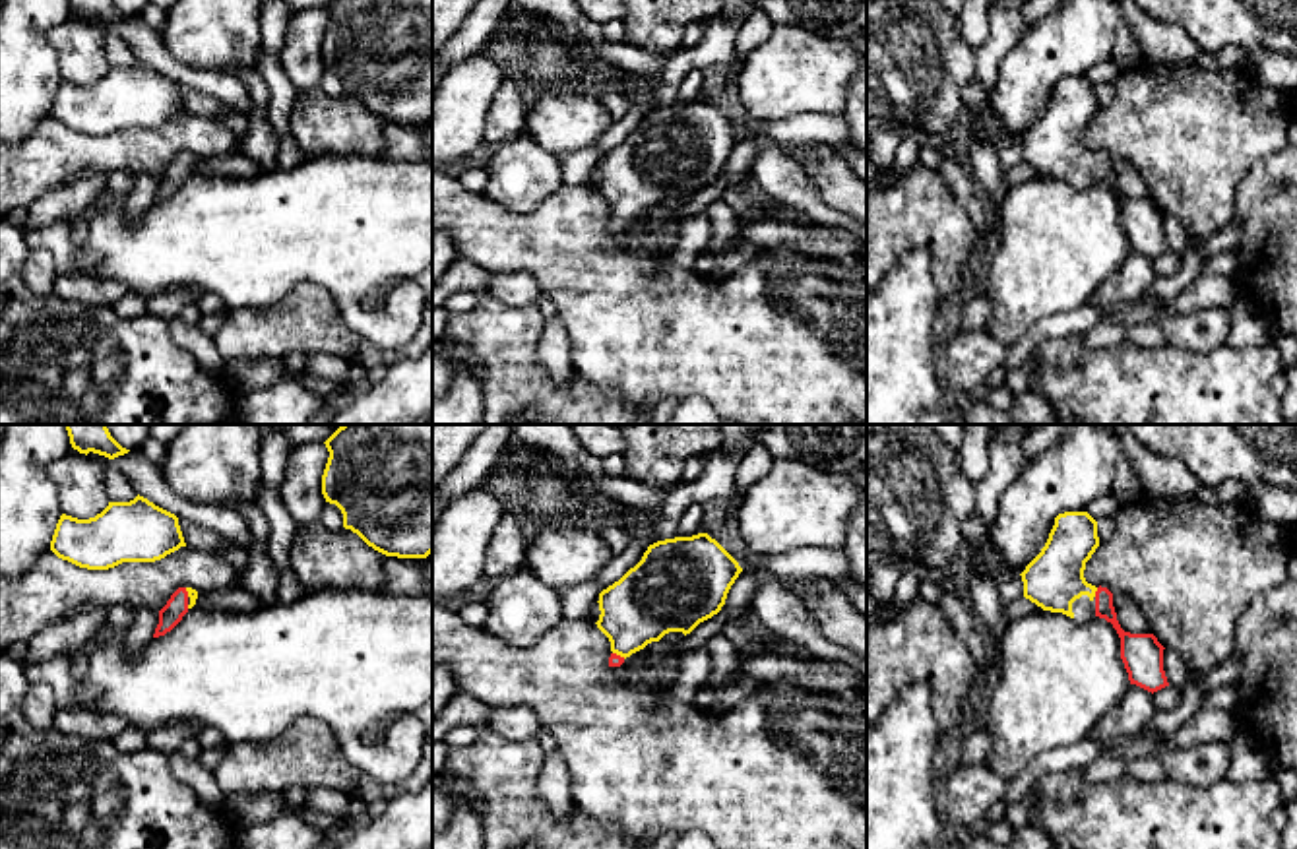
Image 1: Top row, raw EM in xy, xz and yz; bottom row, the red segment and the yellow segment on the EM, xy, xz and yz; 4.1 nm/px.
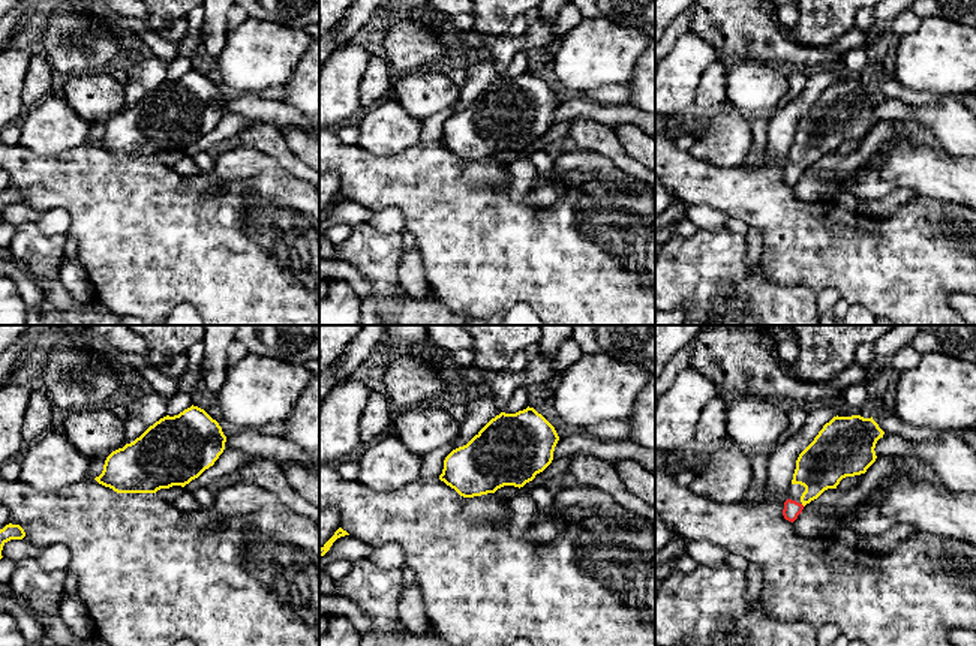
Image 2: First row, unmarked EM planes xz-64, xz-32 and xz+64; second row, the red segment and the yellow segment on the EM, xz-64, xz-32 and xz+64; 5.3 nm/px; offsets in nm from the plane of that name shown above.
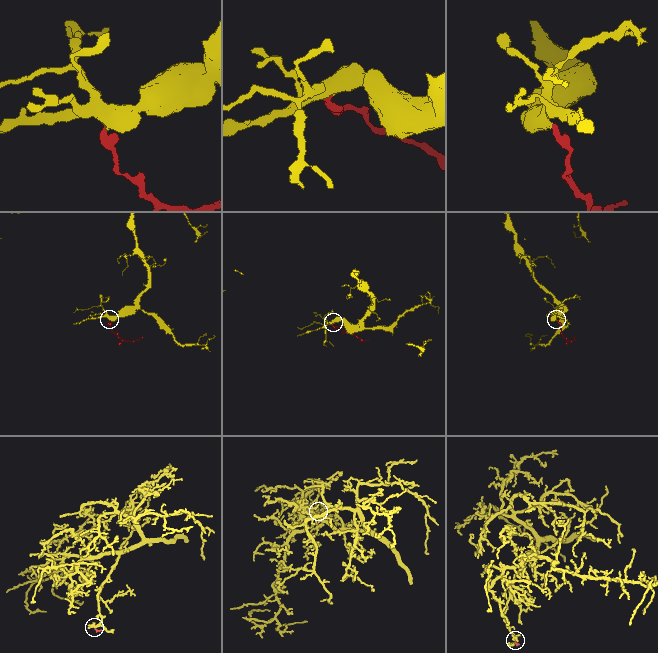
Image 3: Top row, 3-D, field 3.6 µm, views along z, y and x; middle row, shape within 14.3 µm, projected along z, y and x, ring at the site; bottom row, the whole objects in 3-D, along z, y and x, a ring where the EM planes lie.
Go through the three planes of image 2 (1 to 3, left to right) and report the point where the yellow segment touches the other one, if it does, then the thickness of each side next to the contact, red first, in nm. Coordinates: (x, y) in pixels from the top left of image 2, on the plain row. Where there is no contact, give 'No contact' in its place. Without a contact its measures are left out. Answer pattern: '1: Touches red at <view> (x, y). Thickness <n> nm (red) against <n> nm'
1: No contact
2: No contact
3: No contact

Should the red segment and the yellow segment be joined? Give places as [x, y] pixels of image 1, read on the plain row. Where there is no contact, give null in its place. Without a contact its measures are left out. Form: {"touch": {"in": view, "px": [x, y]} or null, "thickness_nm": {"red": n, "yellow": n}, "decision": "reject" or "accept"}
{"touch": {"in": "yz", "px": [1096, 157]}, "thickness_nm": {"red": 80, "yellow": 240}, "decision": "accept"}

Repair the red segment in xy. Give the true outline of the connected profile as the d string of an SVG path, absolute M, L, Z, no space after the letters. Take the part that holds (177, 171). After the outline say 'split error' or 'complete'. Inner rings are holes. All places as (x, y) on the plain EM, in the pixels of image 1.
M178 153L167 171L159 176L159 190L153 204L165 202L171 198L182 182L196 171L198 157L192 153Z | split error

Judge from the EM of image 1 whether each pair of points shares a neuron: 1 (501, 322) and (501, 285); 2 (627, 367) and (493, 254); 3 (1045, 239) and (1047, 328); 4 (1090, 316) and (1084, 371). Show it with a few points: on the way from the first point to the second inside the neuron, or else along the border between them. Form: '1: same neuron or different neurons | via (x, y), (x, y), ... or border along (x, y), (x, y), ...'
1: different neurons | border along (485, 291), (506, 303), (534, 305)
2: same neuron | via (609, 328), (532, 254)
3: different neurons | border along (1090, 301), (1047, 314), (1011, 344)
4: different neurons | border along (1082, 332), (1045, 338), (1038, 344)

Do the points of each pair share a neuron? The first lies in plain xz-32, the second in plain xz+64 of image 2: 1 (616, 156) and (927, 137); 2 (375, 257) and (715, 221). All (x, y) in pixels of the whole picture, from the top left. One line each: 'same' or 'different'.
1: same
2: different

